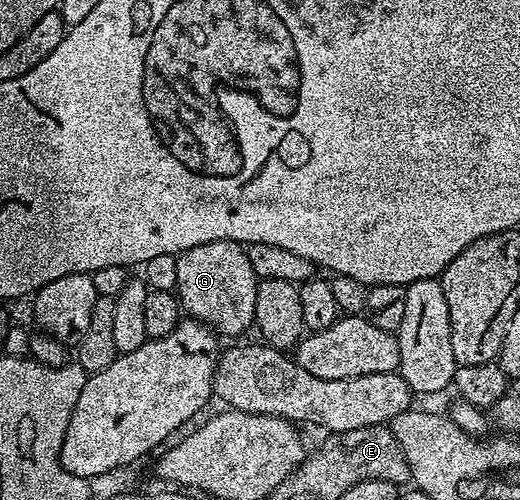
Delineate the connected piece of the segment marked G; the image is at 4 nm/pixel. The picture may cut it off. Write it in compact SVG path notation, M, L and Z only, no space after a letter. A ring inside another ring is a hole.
M214 240L210 244L198 244L179 255L176 263L178 264L178 284L174 293L187 317L195 318L196 321L211 326L213 331L220 336L240 334L247 326L249 329L255 323L254 300L258 279L254 268L250 268L248 251L241 243Z

